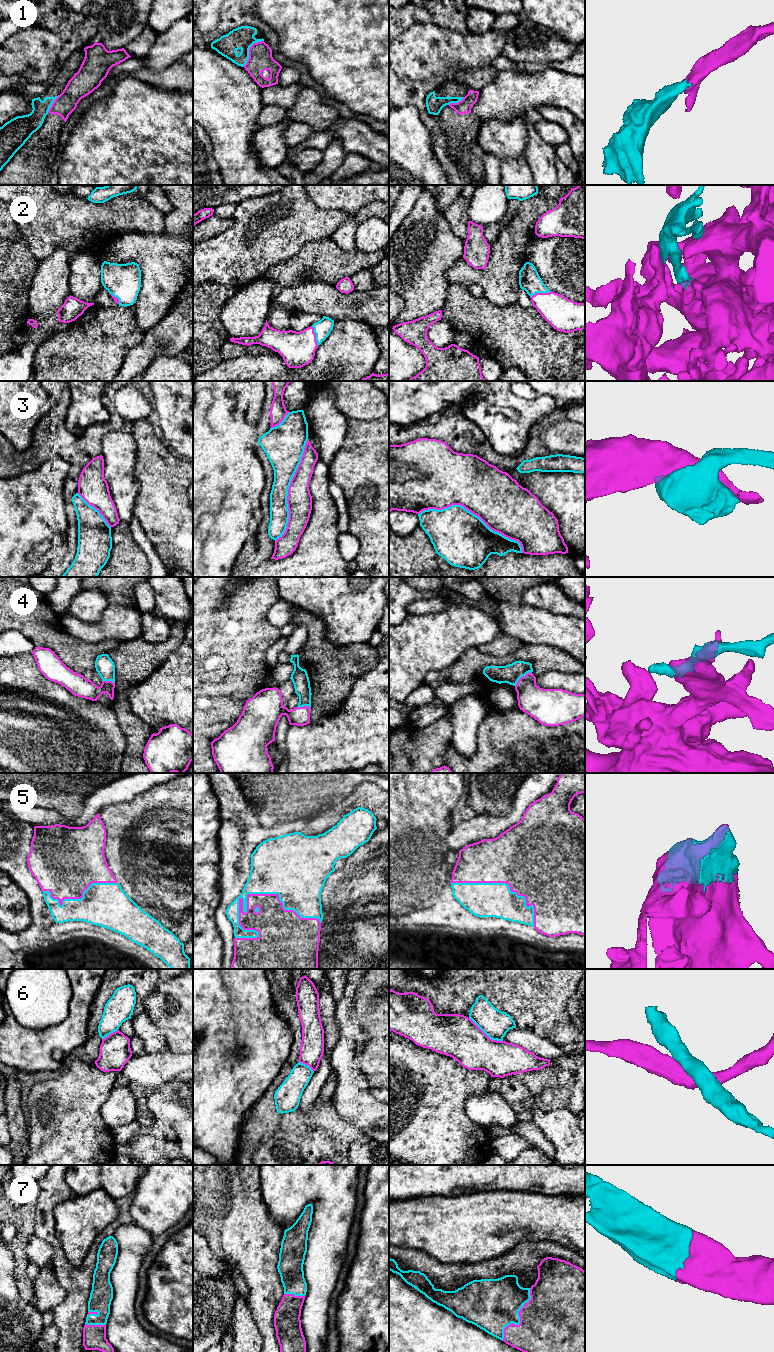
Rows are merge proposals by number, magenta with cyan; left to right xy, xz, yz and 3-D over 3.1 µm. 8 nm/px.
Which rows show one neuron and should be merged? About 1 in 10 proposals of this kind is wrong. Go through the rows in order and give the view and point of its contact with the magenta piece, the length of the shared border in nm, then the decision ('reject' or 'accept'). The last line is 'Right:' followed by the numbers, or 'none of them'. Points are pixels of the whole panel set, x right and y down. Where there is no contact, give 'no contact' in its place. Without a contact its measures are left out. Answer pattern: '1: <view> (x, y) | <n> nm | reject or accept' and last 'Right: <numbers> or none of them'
1: xz (249, 50) | 280 nm | reject
2: yz (540, 293) | 180 nm | accept
3: yz (473, 513) | 900 nm | reject
4: yz (521, 677) | 180 nm | accept
5: xz (247, 906) | 700 nm | accept
6: yz (485, 1034) | 340 nm | accept
7: yz (520, 1319) | 480 nm | accept
Right: 2, 4, 5, 6, 7

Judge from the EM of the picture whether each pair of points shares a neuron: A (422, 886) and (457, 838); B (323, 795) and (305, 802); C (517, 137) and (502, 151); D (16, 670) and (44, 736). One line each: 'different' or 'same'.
A: different
B: same
C: same
D: same

